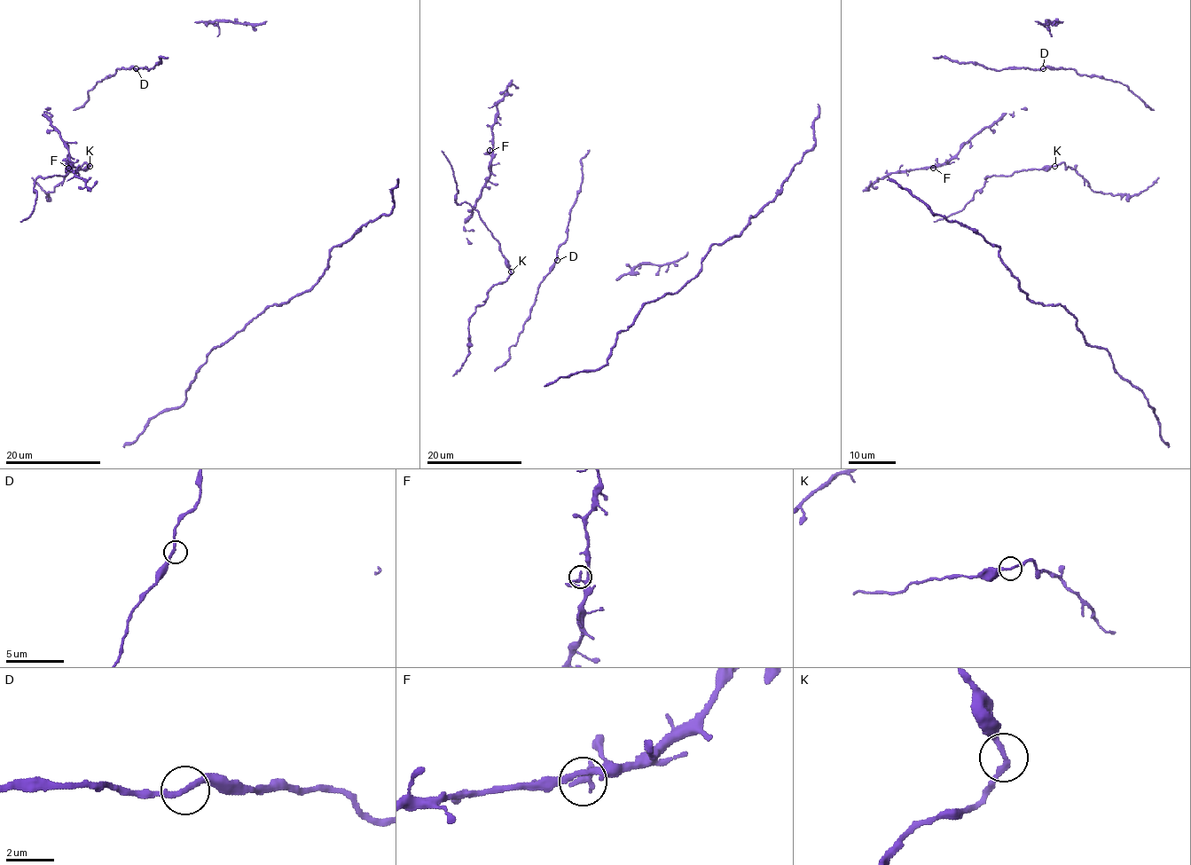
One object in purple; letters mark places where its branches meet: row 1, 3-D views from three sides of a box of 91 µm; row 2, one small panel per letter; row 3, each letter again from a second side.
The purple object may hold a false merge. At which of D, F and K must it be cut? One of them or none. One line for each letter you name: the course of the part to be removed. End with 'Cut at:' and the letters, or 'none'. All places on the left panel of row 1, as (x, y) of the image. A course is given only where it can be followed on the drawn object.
Cut at: none

